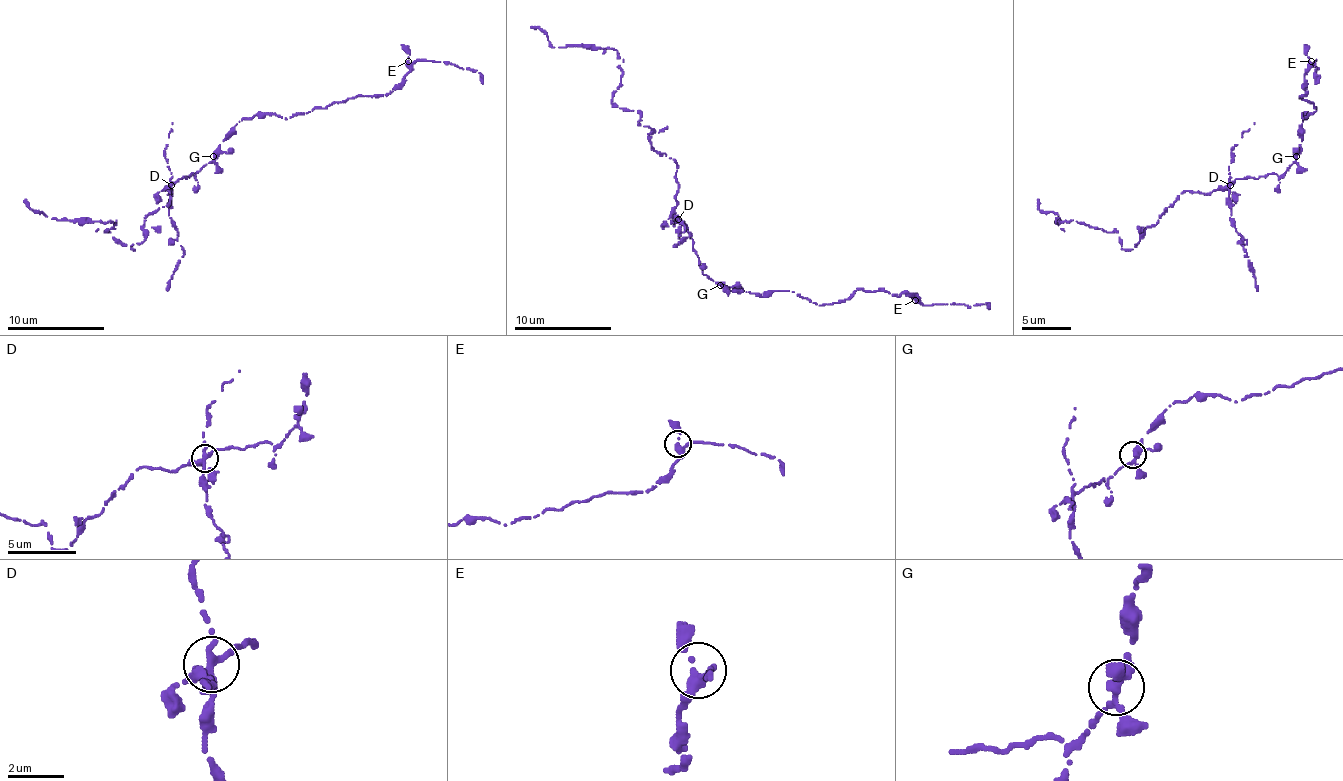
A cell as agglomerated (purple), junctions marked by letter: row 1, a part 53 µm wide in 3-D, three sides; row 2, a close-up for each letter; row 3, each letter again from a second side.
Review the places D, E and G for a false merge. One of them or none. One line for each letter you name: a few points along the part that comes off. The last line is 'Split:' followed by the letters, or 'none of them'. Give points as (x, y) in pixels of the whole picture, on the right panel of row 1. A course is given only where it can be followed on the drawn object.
D: foreign part runs (1230, 185), (1230, 217), (1242, 236), (1257, 290)
Split: D

